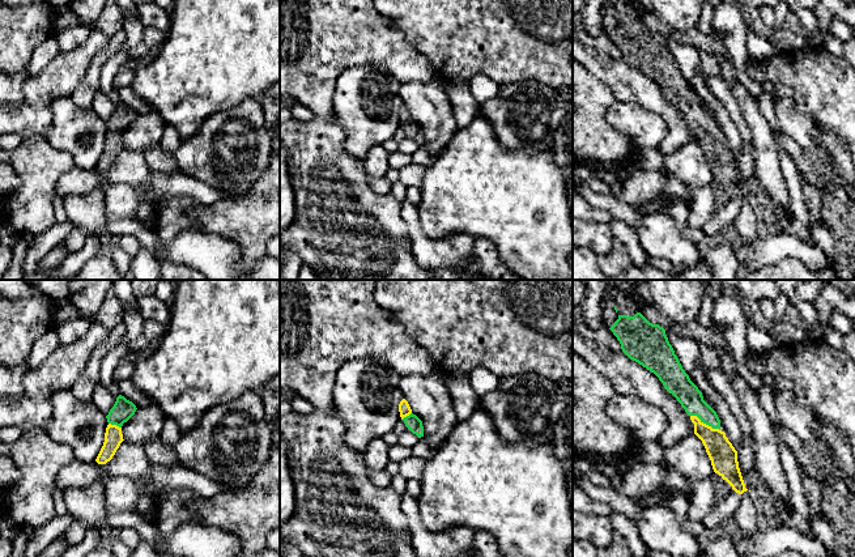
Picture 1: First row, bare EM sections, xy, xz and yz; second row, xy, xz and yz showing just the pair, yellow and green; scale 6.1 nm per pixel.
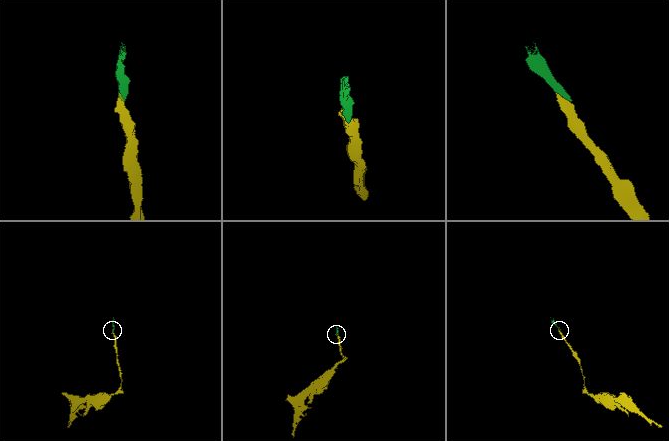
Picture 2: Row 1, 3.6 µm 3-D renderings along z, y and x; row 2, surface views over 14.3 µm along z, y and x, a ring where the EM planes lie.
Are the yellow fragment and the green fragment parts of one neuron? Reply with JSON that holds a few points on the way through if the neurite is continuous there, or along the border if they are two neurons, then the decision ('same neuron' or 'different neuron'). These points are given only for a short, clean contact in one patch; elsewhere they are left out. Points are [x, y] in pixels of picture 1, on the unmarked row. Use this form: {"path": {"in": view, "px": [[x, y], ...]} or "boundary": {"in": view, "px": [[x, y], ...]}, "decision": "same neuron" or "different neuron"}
{"path": {"in": "yz", "px": [[723, 164], [705, 131], [684, 97]]}, "decision": "same neuron"}

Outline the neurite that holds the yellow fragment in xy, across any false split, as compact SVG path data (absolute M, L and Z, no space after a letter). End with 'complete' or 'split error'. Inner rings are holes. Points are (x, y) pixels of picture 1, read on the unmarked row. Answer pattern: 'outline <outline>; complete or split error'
outline M119 102L114 114L110 116L107 126L107 135L105 140L103 153L95 166L98 171L106 171L112 166L120 150L124 148L122 141L122 133L127 129L136 119L136 112Z; split error

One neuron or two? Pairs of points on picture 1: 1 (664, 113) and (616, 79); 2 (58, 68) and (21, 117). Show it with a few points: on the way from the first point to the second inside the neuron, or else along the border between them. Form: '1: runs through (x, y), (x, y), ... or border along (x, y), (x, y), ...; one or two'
1: runs through (653, 101), (641, 89), (628, 83); one
2: runs through (52, 80), (38, 94), (33, 105); one

